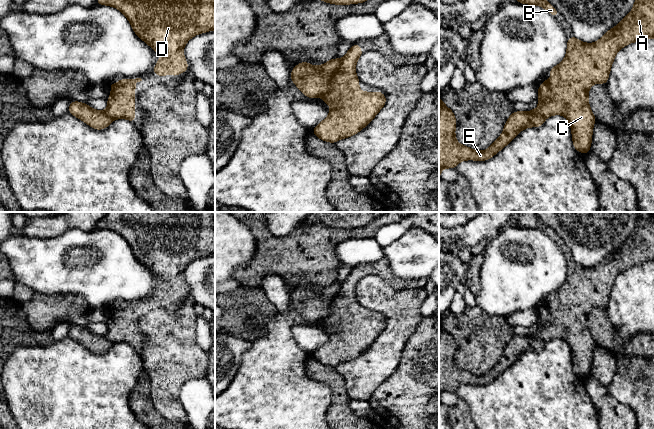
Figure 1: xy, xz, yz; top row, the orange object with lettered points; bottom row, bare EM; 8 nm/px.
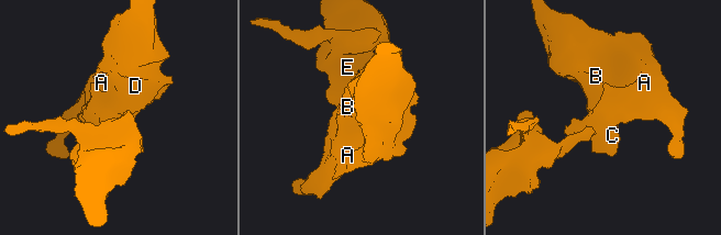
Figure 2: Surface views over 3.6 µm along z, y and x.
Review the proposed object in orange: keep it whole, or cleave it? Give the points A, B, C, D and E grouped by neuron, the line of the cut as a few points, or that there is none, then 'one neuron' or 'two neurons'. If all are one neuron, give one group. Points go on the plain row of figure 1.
A B C D / E | xz (341, 284), (341, 290), (333, 300), (331, 311), (321, 319) | two neurons

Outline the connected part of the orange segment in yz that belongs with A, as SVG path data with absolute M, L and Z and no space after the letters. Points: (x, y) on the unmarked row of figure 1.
M641 213L636 221L631 236L615 251L606 256L597 267L586 268L571 260L567 265L567 278L563 285L551 292L551 304L544 304L538 312L539 331L531 334L544 342L563 339L571 349L574 372L583 378L590 375L593 350L596 345L588 328L588 316L594 307L607 308L611 289L616 277L632 266L646 262L654 263L654 217Z

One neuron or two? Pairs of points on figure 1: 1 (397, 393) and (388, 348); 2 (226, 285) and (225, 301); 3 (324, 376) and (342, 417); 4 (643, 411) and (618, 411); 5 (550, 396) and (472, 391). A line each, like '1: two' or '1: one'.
1: two
2: two
3: one
4: two
5: one

